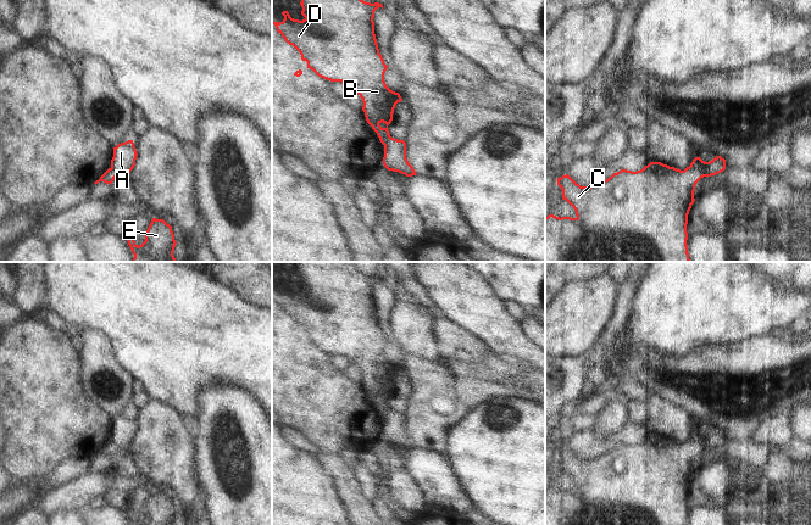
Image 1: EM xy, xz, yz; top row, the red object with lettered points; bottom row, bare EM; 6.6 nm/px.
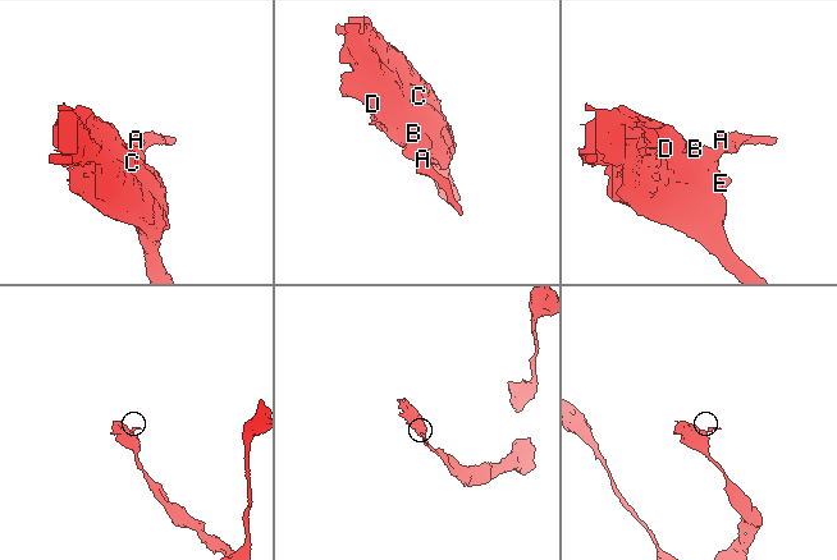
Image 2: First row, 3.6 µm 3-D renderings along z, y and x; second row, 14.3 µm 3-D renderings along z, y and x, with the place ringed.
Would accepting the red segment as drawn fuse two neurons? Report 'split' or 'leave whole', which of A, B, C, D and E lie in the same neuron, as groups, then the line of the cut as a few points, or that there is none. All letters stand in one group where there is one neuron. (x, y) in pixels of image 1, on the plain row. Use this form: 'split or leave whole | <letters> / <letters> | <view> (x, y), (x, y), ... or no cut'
split | A / B C D E | yz (690, 437), (704, 448)

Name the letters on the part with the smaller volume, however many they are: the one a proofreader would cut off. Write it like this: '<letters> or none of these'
A

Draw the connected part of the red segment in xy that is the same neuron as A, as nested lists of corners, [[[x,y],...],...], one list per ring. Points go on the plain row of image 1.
[[[133,413],[118,417],[113,420],[113,430],[111,432],[111,441],[121,448],[129,448],[135,439],[137,423]]]

